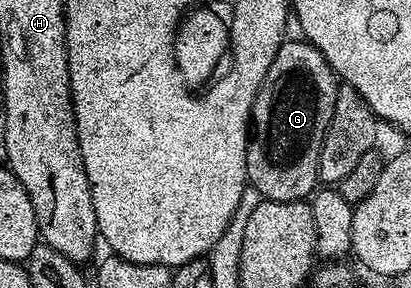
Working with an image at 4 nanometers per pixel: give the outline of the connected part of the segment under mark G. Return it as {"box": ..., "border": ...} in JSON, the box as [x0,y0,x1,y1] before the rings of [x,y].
{"box":[246,41,339,202],"border":[[[283,41],[254,101],[252,133],[246,144],[246,177],[249,185],[255,186],[262,193],[263,199],[272,202],[300,202],[309,199],[315,193],[319,185],[318,161],[322,141],[330,127],[332,108],[336,108],[336,92],[339,85],[338,75],[311,42]]]}

